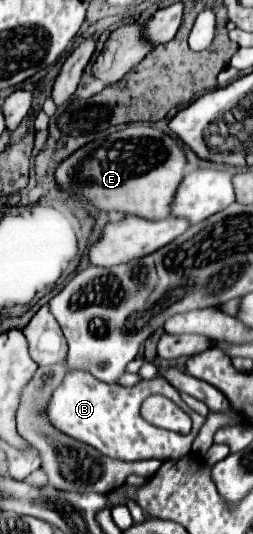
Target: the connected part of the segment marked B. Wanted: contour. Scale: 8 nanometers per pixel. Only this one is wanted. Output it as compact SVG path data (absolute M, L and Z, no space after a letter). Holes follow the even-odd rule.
M74 370L74 372L68 372L68 376L64 376L60 386L52 392L52 396L48 400L46 416L48 416L48 422L52 424L52 428L56 428L58 432L64 432L66 436L70 436L78 442L84 442L84 444L96 448L98 452L102 452L108 458L116 458L116 460L156 458L160 462L180 460L180 458L188 456L198 430L206 422L206 418L202 418L198 412L188 408L186 402L182 402L178 390L160 376L156 376L152 380L142 380L140 384L128 388L128 386L100 382L84 370ZM152 394L162 394L162 396L170 398L174 404L180 404L180 408L184 412L188 412L188 416L194 422L192 432L182 436L182 434L162 430L162 428L146 422L140 414L140 406L142 406L142 400Z

